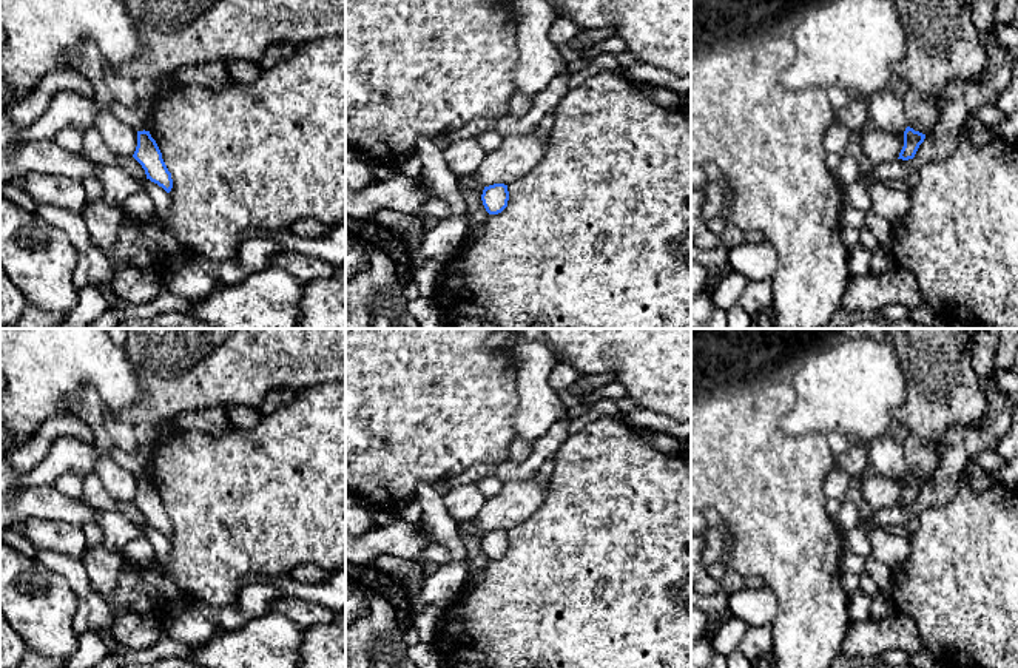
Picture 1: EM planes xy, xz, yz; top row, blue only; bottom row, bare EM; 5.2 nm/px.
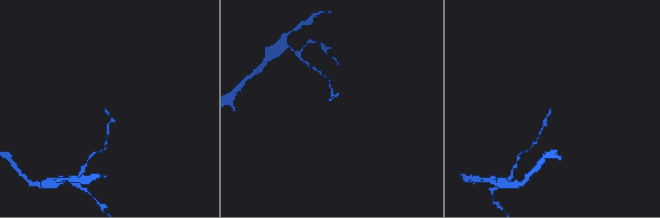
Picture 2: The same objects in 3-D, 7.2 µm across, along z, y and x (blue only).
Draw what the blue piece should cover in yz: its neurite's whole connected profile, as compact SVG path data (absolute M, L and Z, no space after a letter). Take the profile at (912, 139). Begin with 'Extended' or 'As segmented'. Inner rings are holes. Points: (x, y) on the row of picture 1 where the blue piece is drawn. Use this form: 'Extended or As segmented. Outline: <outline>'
As segmented. Outline: M907 127L904 131L904 147L898 159L902 159L902 160L913 159L919 145L924 142L924 139L925 139L925 134Z

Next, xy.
As segmented. Outline: M137 131L137 147L133 157L145 170L147 179L162 187L167 193L171 191L171 173L168 171L162 153L150 131Z

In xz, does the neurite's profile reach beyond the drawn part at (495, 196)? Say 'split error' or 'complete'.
complete

